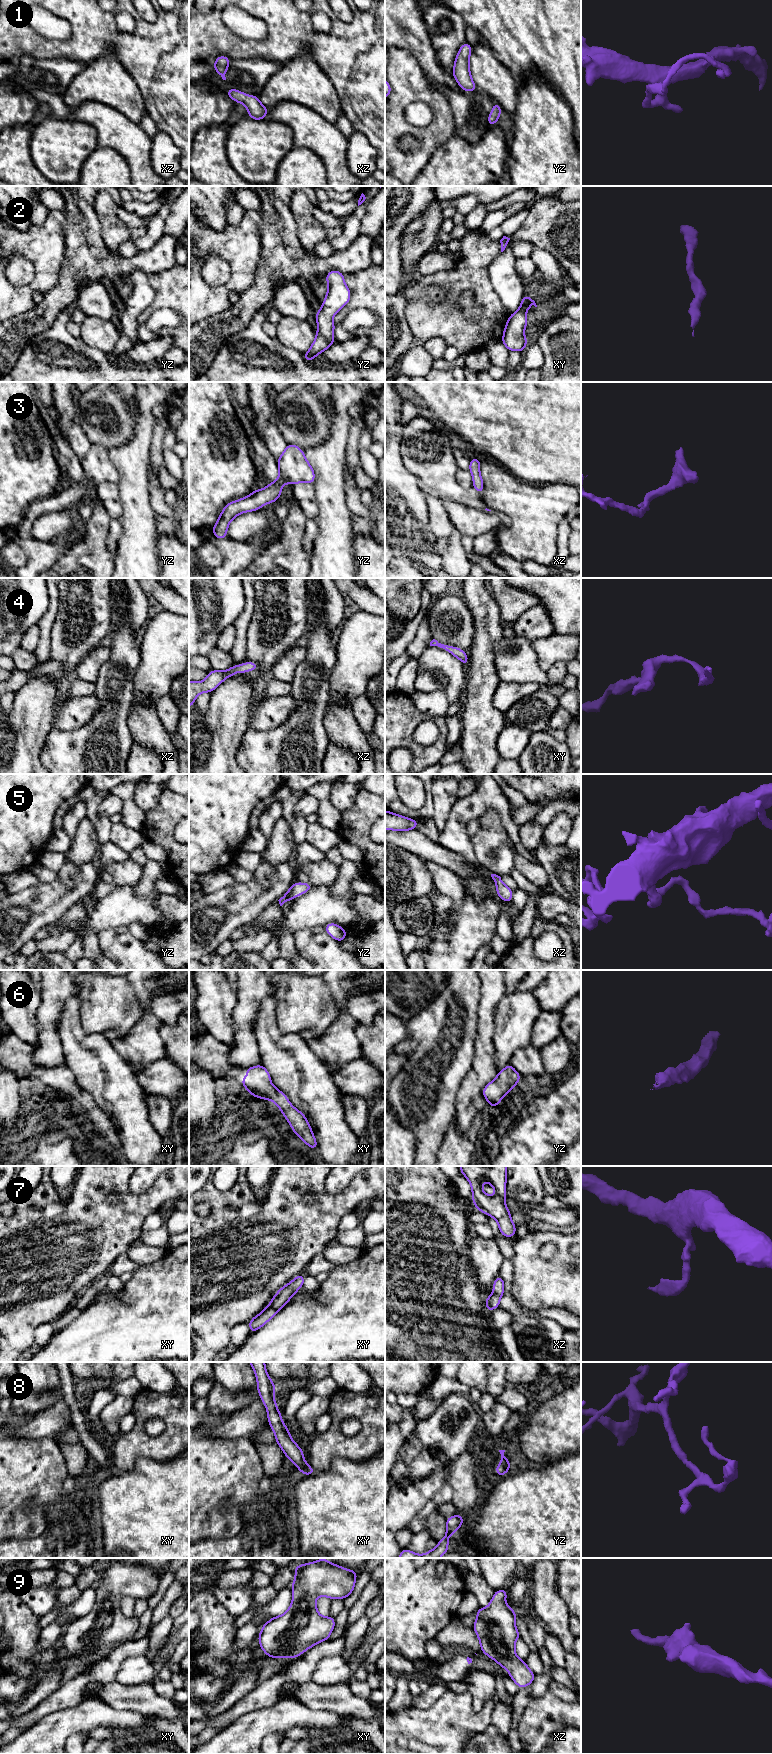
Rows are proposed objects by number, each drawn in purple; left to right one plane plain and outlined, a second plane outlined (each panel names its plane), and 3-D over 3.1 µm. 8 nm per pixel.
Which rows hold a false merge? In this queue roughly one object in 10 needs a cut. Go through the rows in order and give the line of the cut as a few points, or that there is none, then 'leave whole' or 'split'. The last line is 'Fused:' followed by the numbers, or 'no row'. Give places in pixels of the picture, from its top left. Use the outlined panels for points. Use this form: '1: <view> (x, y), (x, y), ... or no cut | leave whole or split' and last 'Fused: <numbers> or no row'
1: no cut | leave whole
2: no cut | leave whole
3: no cut | leave whole
4: no cut | leave whole
5: no cut | leave whole
6: no cut | leave whole
7: no cut | leave whole
8: no cut | leave whole
9: no cut | leave whole
Fused: no row

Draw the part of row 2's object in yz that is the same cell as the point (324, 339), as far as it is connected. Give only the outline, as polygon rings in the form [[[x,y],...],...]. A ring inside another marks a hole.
[[[330,271],[326,275],[328,291],[320,310],[316,312],[318,330],[316,338],[310,349],[303,354],[304,359],[309,363],[321,352],[330,348],[335,342],[333,316],[350,301],[351,291],[344,281],[344,274],[340,271]]]

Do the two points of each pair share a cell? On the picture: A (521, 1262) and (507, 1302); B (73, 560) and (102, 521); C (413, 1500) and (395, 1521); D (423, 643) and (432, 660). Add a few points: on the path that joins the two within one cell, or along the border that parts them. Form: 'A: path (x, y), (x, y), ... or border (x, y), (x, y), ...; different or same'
A: border (512, 1269), (511, 1294), (514, 1297); different
B: path (83, 550), (96, 537), (97, 531); same
C: path (408, 1505), (397, 1516); same
D: border (429, 645), (417, 658); different

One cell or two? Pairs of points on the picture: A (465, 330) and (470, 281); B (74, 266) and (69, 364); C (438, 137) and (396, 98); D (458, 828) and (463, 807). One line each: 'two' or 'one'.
A: one
B: two
C: one
D: one

